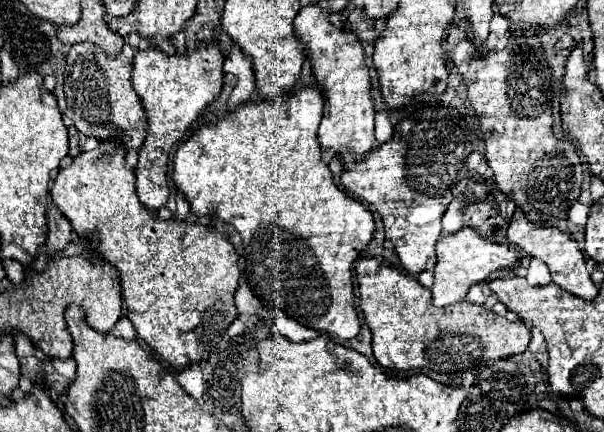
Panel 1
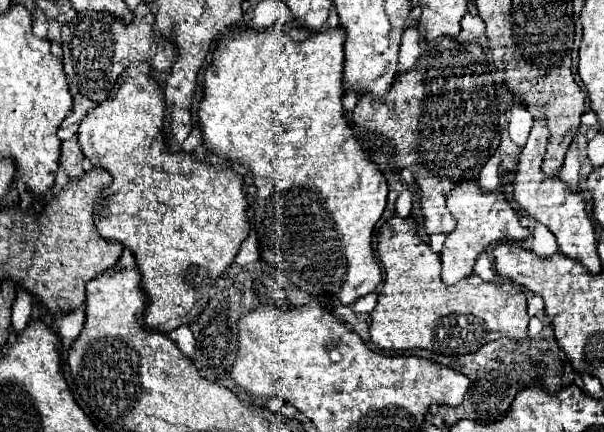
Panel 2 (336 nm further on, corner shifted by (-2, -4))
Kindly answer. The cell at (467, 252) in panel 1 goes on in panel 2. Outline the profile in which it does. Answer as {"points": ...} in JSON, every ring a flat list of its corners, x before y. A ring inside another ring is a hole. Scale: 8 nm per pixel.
{"points":[[462,183,450,191,446,203,448,203,448,211,456,219,456,229,450,235,446,235,446,243,440,255,444,285,456,285,464,277,472,275,472,267,478,255,482,255,490,245,506,243,506,241,524,243,530,237,528,229,518,223,520,221,518,211,510,207,510,203,500,191,482,193,478,183]]}

